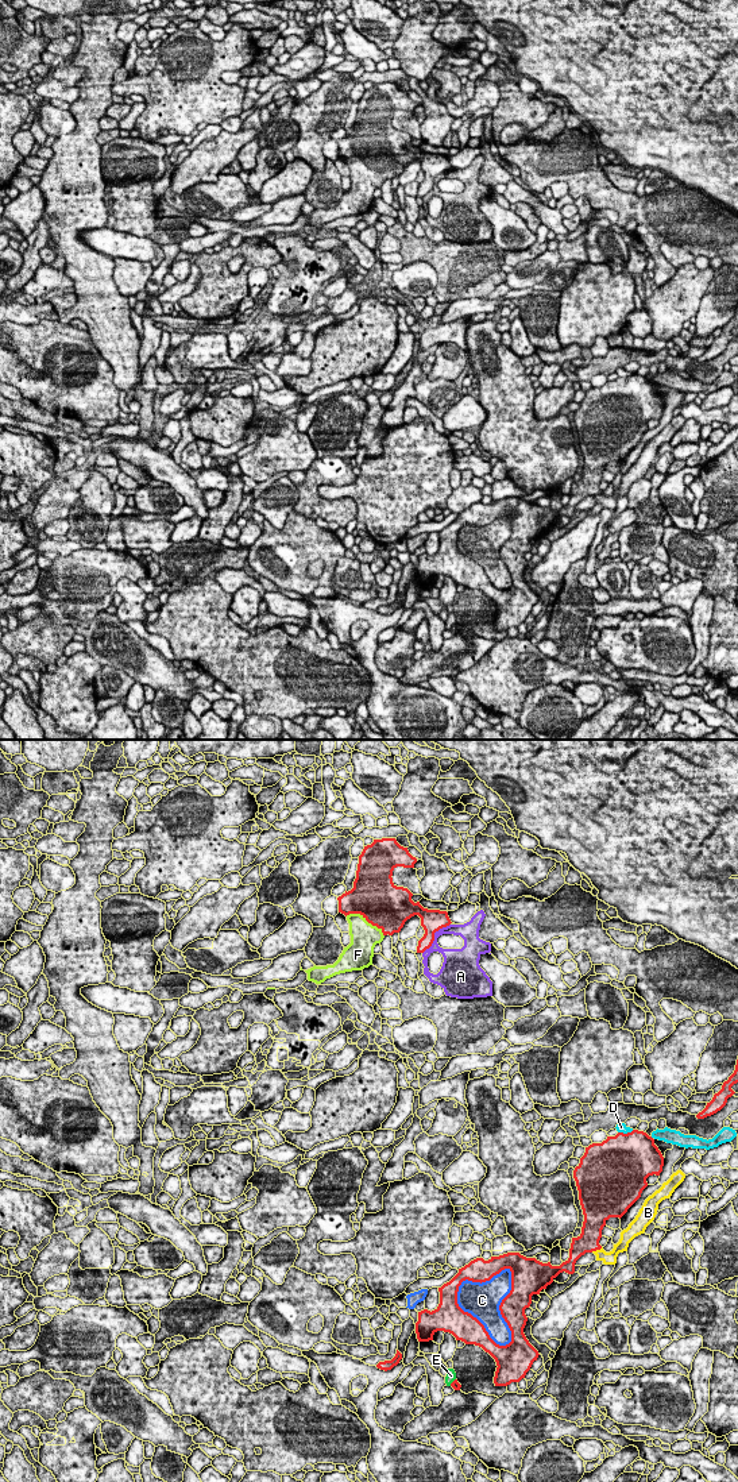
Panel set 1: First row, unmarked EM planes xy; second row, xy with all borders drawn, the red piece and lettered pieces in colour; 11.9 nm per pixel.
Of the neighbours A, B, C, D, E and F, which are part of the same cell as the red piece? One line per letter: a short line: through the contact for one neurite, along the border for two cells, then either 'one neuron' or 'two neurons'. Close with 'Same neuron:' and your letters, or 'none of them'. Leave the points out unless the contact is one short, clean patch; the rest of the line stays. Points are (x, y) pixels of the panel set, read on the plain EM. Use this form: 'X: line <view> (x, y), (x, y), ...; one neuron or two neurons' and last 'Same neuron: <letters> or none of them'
A: two neurons
B: two neurons
C: two neurons
D: two neurons
E: two neurons
F: one neuron
Same neuron: F

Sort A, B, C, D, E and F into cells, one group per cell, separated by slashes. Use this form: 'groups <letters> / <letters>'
groups A / B / C / D / E / F

